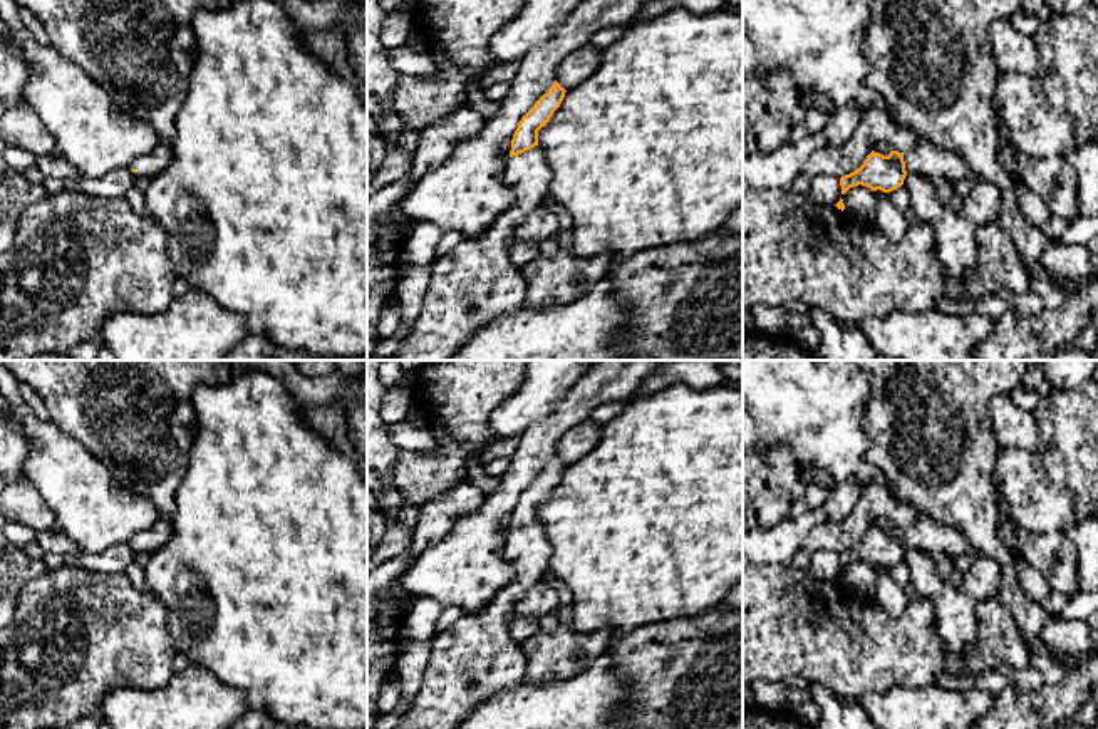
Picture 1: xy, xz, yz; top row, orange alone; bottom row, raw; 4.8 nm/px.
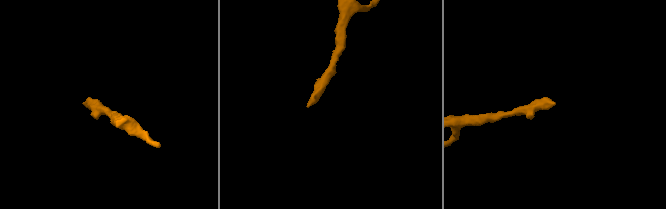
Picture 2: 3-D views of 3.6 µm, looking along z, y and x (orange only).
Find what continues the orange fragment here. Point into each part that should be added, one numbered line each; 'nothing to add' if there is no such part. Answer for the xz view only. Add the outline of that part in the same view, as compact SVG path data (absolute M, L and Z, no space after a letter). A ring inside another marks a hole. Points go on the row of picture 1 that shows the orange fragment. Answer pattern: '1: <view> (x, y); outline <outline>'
1: xz (475, 284); outline M538 146L508 158L505 181L516 198L495 225L476 240L464 240L431 265L431 280L422 300L419 318L401 340L397 360L451 360L458 350L483 327L501 315L525 308L526 285L508 256L515 230L545 199L550 186L550 169Z

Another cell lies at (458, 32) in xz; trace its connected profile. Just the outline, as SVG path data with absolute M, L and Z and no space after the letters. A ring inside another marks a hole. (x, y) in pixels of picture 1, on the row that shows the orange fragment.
M419 0L414 32L427 44L426 52L436 62L434 77L399 75L391 107L414 131L432 121L468 107L468 79L493 69L489 40L520 15L526 0Z

